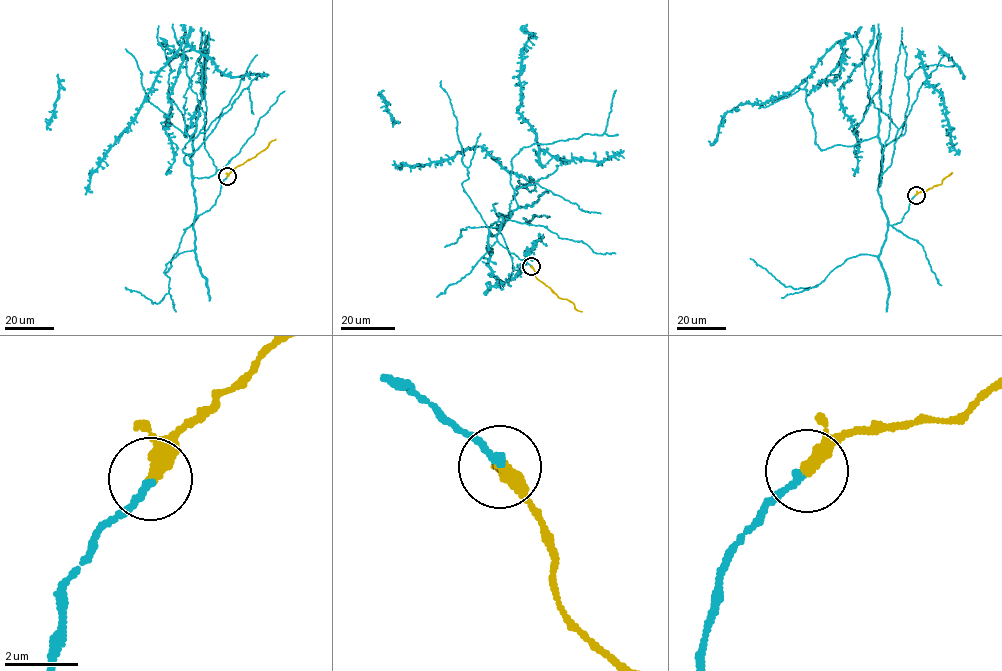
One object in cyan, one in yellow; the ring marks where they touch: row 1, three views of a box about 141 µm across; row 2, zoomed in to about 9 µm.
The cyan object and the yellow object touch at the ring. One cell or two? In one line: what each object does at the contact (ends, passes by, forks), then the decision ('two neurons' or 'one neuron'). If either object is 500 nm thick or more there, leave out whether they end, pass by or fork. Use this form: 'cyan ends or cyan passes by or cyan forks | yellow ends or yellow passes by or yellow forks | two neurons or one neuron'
cyan ends | yellow passes by | one neuron

